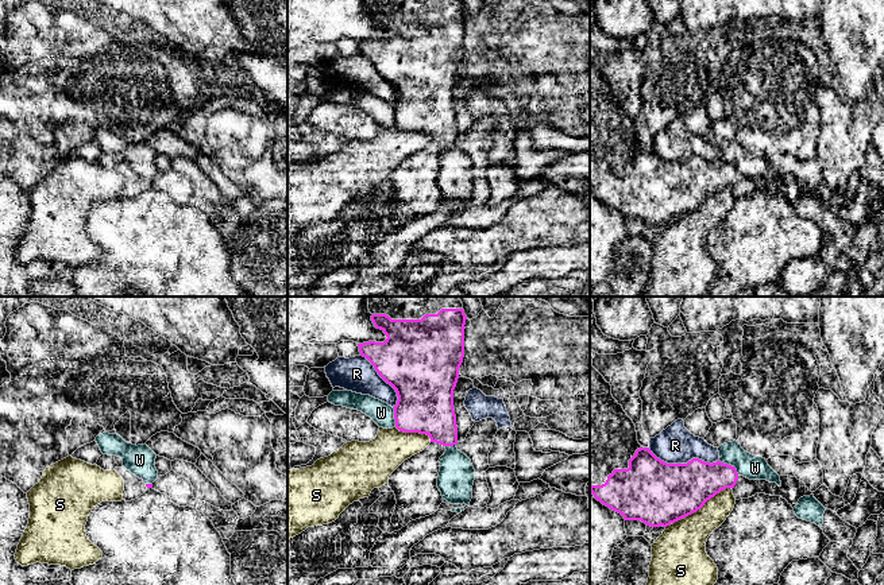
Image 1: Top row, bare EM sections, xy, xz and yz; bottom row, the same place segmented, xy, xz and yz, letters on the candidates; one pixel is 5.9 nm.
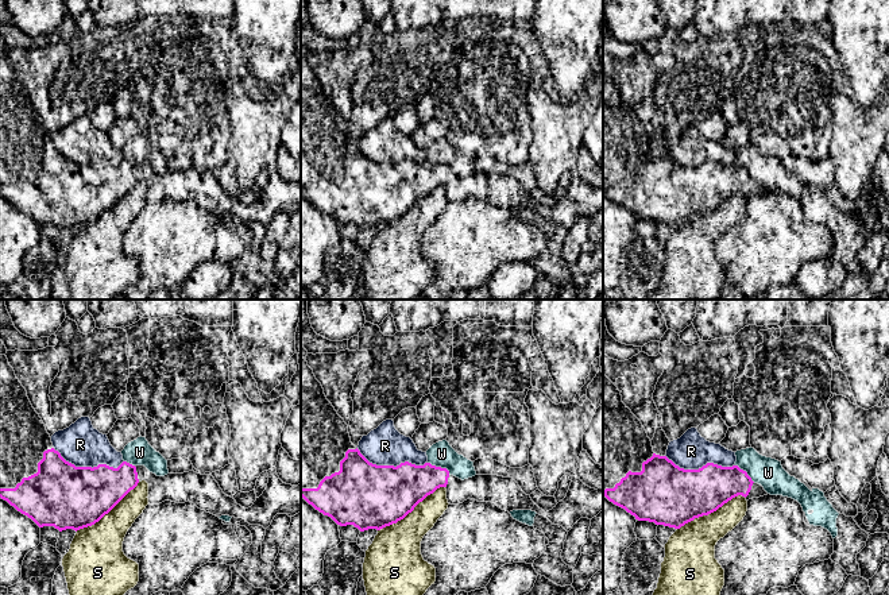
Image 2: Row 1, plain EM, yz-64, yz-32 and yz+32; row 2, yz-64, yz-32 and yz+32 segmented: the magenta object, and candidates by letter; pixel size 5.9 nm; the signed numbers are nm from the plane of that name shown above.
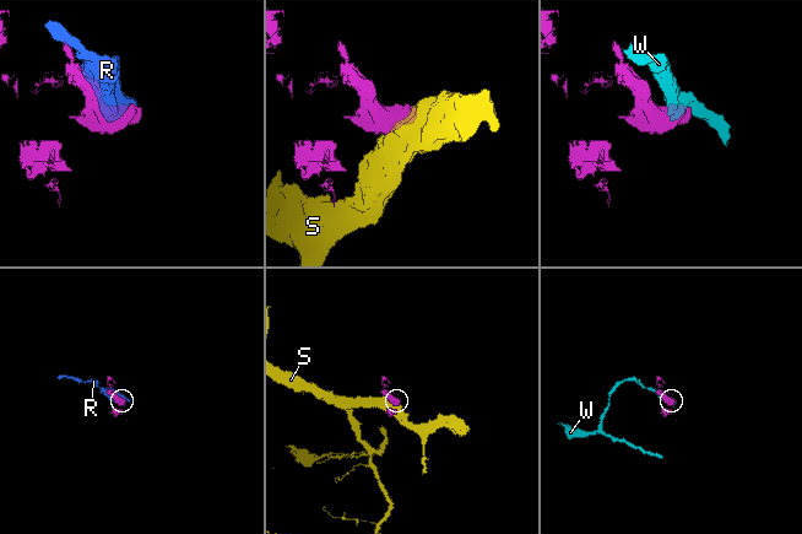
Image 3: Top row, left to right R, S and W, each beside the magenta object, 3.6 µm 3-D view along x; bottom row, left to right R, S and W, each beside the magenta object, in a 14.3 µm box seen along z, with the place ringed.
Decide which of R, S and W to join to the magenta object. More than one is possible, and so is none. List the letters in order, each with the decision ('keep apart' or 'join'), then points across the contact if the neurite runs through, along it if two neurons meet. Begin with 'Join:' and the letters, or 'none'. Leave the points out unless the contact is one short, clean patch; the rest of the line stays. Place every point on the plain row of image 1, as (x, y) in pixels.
Join: none
R: keep apart
S: keep apart
W: keep apart

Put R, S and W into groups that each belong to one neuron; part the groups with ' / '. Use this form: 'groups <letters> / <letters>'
groups R / S / W

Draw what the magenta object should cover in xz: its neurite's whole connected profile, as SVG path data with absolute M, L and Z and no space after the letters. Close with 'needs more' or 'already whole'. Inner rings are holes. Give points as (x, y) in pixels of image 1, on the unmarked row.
M368 0L371 19L386 32L383 40L358 42L378 73L390 82L398 94L394 106L395 125L404 131L426 132L431 142L405 158L390 174L389 185L395 193L395 208L389 232L409 220L435 212L443 201L437 186L440 155L447 144L458 142L458 124L453 108L453 88L464 55L466 12L462 0Z | needs more

